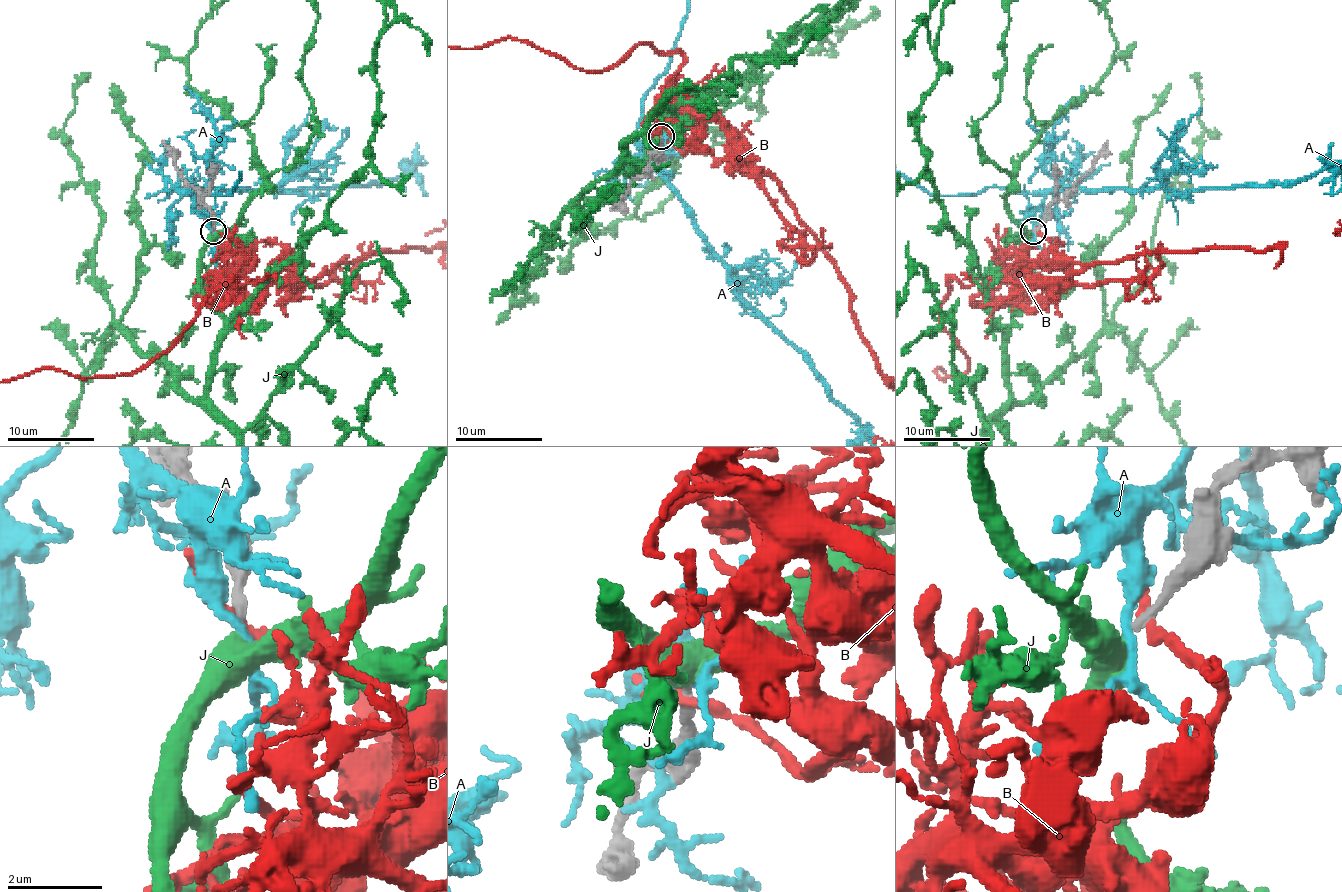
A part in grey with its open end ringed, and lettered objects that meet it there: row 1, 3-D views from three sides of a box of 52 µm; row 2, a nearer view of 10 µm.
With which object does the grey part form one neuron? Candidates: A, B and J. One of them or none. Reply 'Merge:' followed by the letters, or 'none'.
Merge: J

